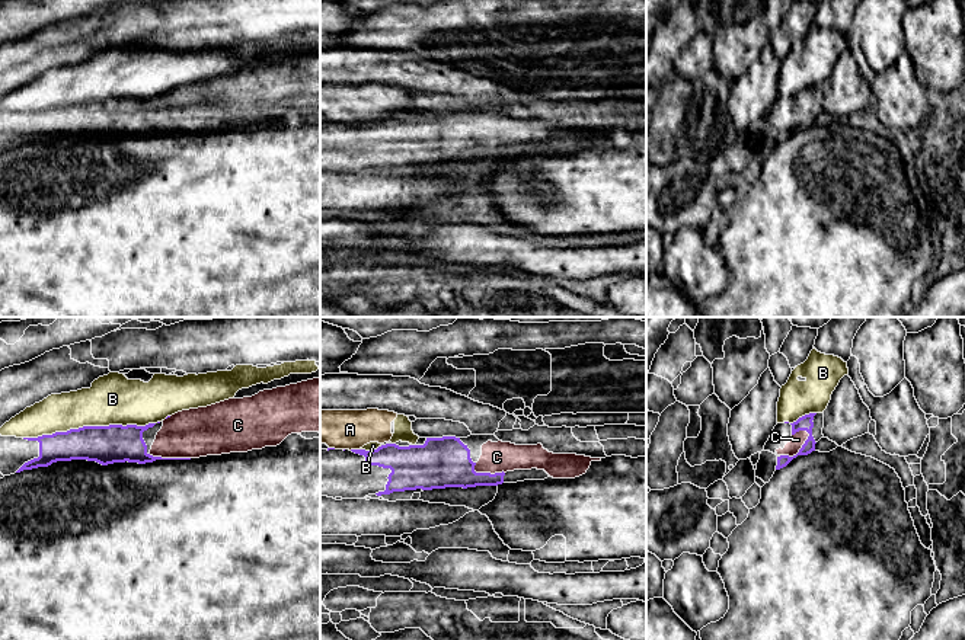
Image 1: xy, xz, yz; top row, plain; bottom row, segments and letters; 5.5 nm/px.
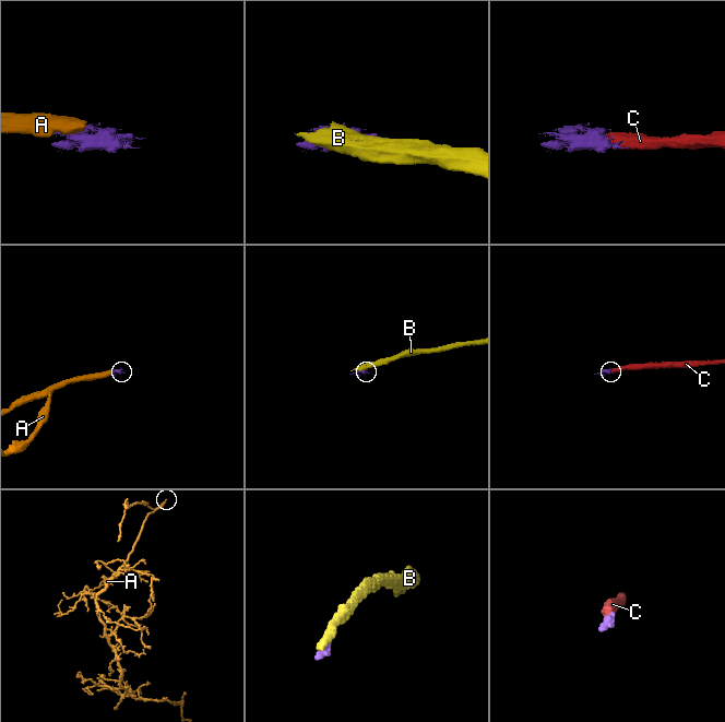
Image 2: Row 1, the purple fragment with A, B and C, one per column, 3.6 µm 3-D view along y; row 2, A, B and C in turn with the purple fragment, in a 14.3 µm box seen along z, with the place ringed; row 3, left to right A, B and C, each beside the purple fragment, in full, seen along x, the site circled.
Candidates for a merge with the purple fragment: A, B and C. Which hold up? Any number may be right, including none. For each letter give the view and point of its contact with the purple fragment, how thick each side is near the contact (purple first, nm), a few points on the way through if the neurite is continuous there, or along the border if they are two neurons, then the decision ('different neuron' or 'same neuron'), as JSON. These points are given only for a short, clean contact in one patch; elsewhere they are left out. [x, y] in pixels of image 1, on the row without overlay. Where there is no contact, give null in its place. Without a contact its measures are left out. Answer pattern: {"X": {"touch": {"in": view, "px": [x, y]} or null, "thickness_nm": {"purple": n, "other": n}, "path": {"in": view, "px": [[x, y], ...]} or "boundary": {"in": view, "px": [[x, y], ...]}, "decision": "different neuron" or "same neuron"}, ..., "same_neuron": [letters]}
{"A": {"touch": {"in": "xz", "px": [354, 124]}, "thickness_nm": {"purple": 140, "other": 220}, "boundary": {"in": "xz", "px": [[358, 122], [350, 124]]}, "decision": "different neuron"}, "B": {"touch": {"in": "xy", "px": [90, 101]}, "thickness_nm": {"purple": 220, "other": 280}, "decision": "different neuron"}, "C": {"touch": {"in": "yz", "px": [799, 125]}, "thickness_nm": {"purple": 80, "other": 80}, "decision": "same neuron"}, "same_neuron": ["C"]}

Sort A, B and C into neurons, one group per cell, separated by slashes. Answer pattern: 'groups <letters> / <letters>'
groups A B / C

